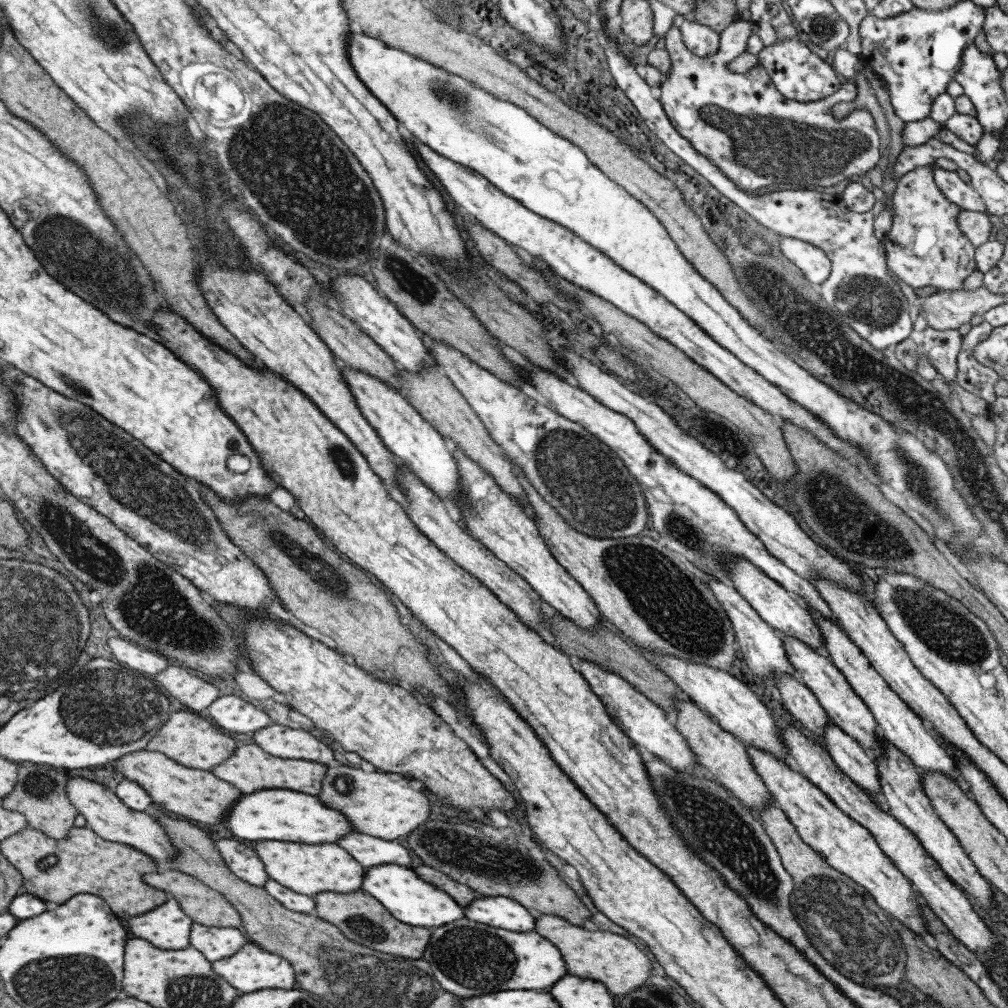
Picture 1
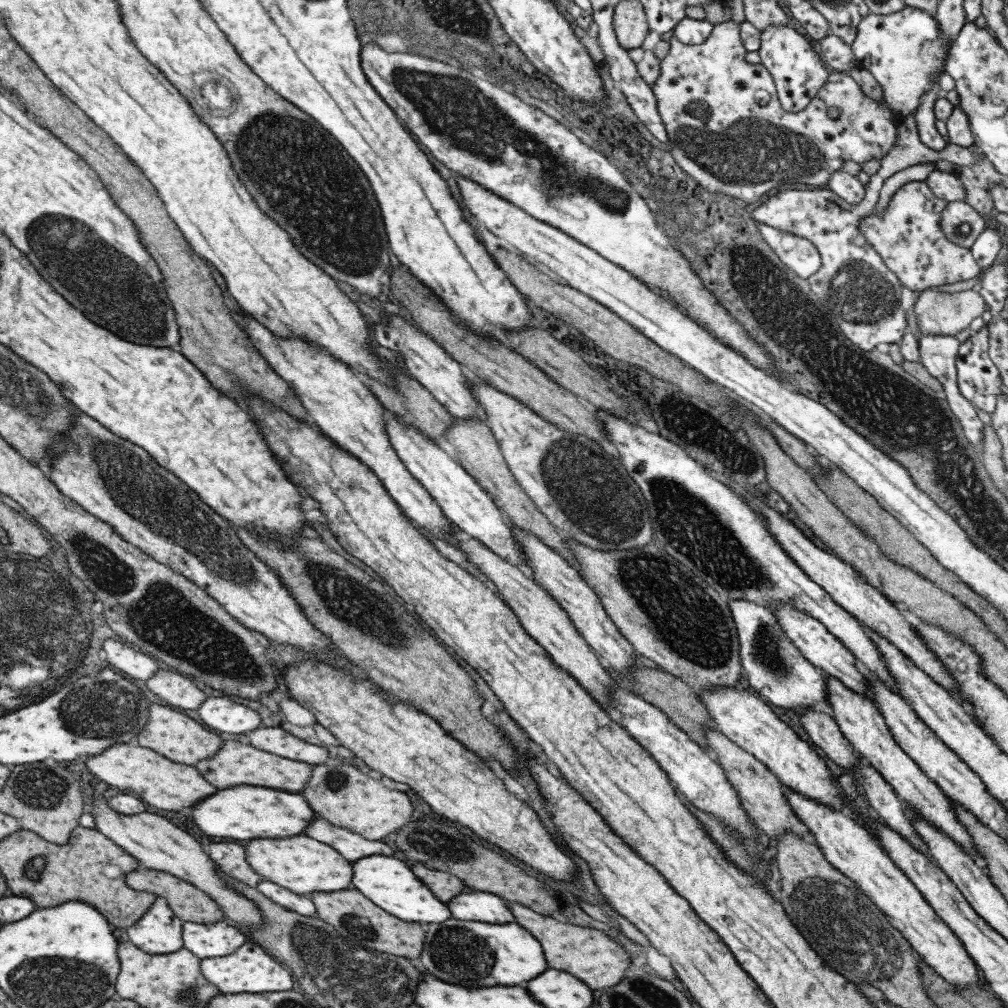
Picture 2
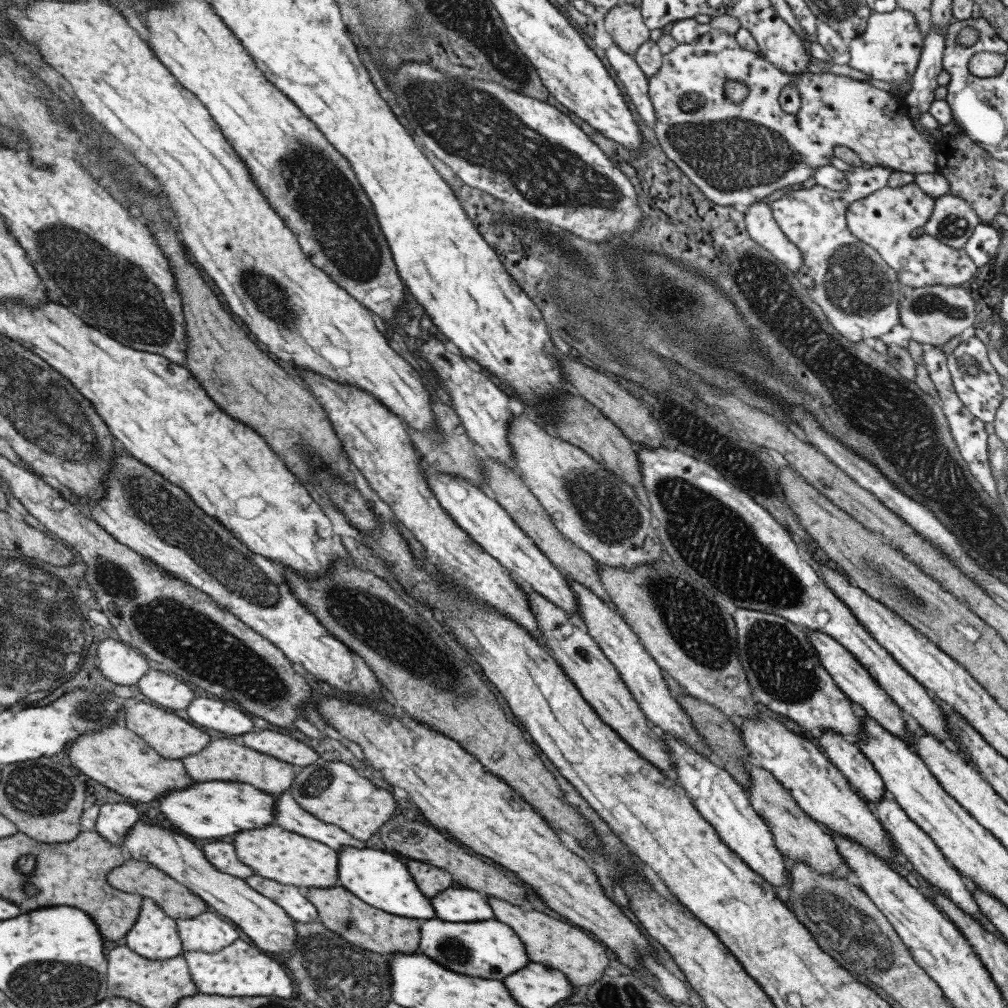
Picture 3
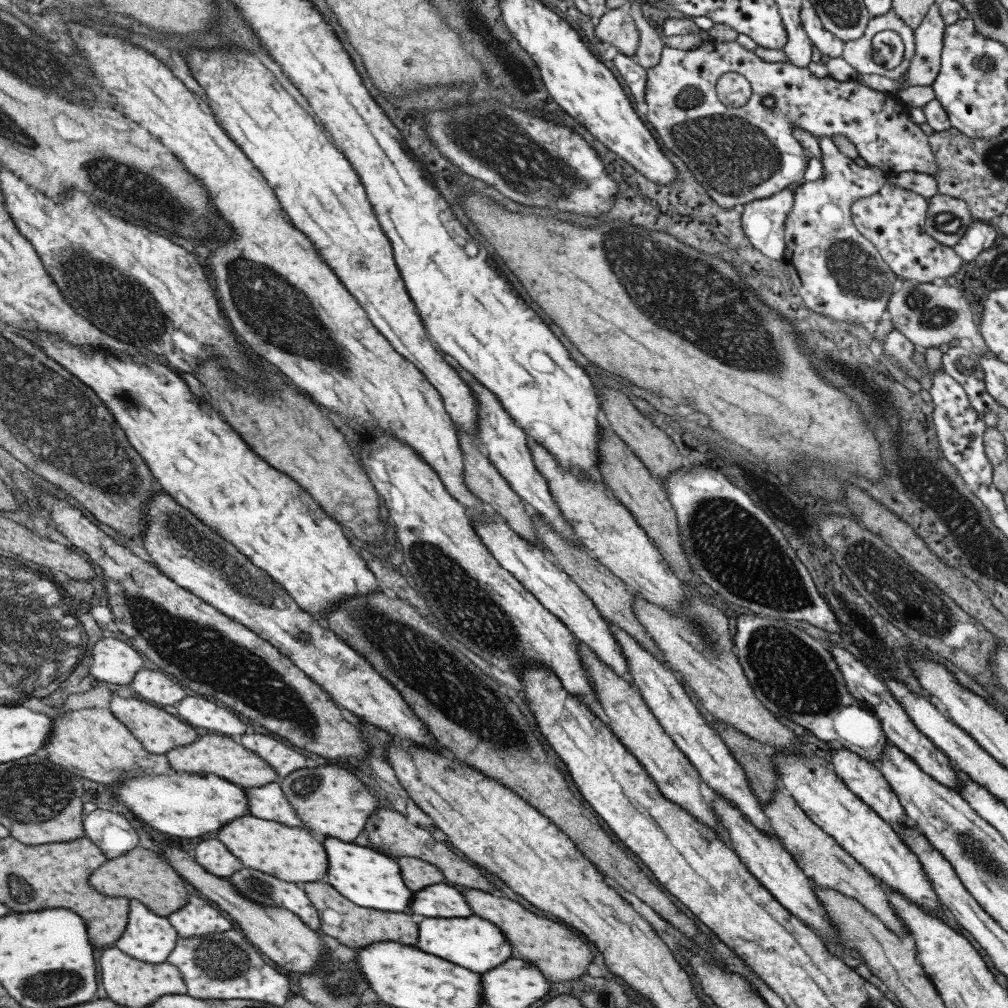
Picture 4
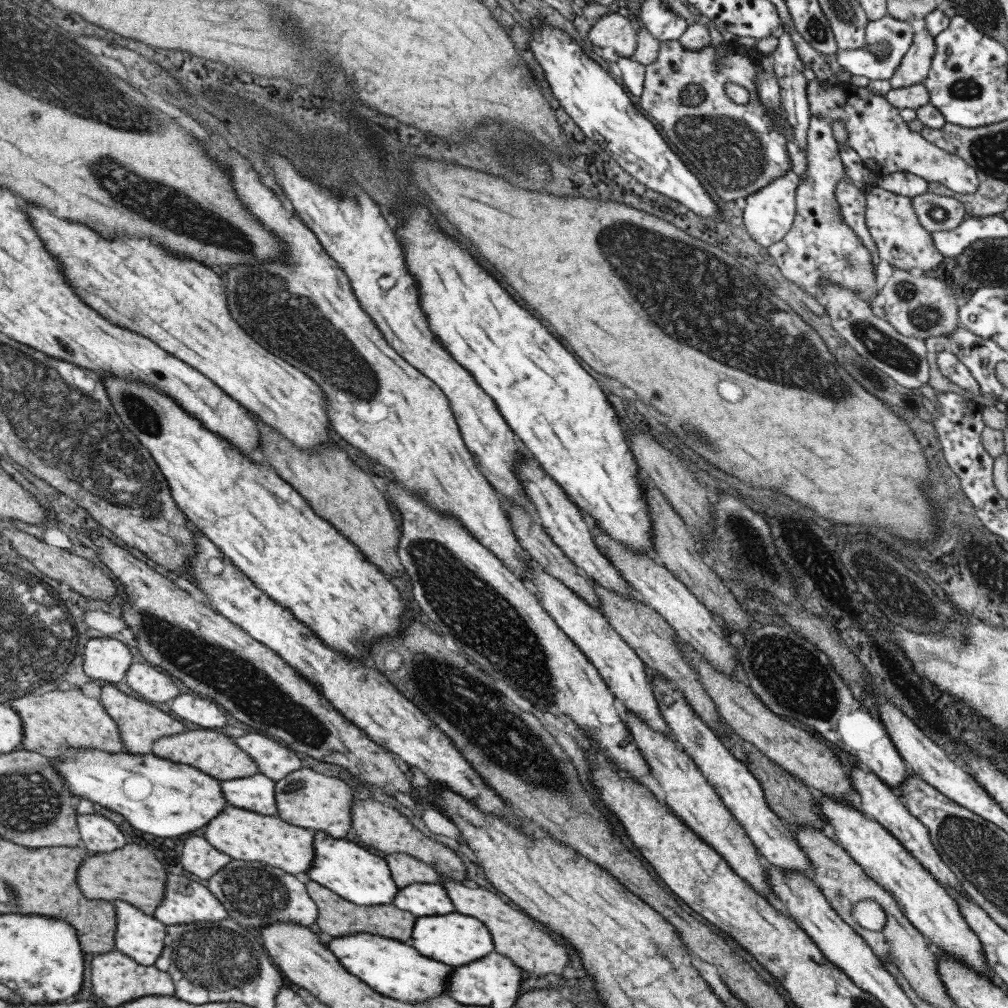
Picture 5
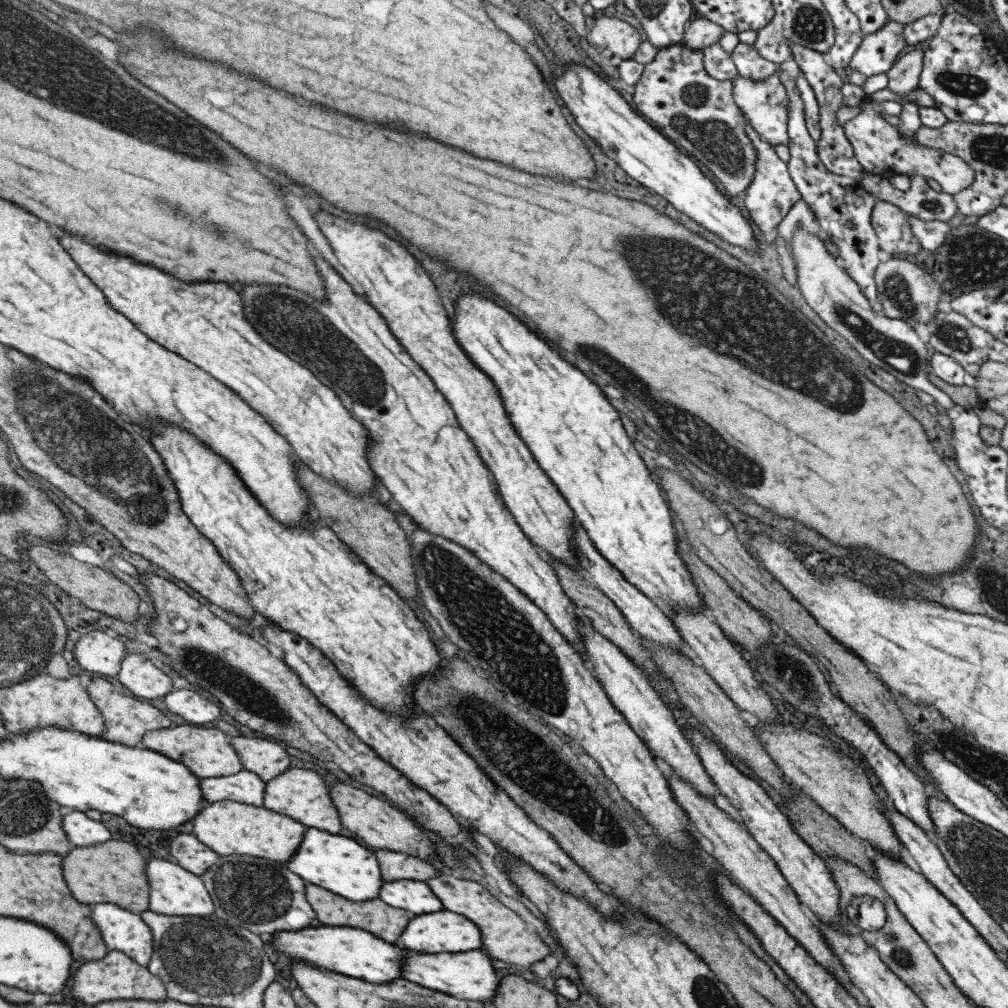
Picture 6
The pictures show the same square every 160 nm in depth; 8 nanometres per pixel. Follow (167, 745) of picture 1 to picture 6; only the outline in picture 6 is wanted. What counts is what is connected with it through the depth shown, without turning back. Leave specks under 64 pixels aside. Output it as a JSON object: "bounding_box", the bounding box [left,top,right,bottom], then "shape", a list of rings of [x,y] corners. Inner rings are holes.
{"bounding_box":[87,678,173,748],"shape":[[[95,678],[87,683],[88,691],[96,705],[100,708],[101,716],[104,719],[104,732],[100,736],[103,740],[117,742],[121,745],[127,745],[131,748],[136,747],[143,741],[143,736],[153,730],[169,728],[173,723],[161,713],[157,708],[149,703],[141,702],[137,698],[121,696],[111,690],[111,684],[105,682],[105,679]]]}

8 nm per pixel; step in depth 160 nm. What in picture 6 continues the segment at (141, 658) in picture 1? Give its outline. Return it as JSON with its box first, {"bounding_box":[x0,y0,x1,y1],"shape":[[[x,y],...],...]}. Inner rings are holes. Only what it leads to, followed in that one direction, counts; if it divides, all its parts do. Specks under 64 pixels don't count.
{"bounding_box":[73,630,125,676],"shape":[[[101,630],[89,631],[76,644],[73,653],[81,668],[105,676],[119,674],[125,650],[119,637],[103,634]]]}

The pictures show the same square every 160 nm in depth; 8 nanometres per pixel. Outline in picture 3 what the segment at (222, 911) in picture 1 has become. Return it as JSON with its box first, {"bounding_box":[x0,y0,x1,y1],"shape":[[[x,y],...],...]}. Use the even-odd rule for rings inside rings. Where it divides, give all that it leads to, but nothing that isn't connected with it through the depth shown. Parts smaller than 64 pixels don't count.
{"bounding_box":[107,857,206,918],"shape":[[[129,857],[125,859],[121,866],[109,871],[107,878],[109,878],[109,884],[113,888],[119,888],[121,892],[141,894],[141,896],[147,896],[147,898],[156,901],[156,904],[169,918],[193,918],[206,911],[206,902],[203,902],[203,899],[200,899],[194,892],[191,892],[164,872],[161,872],[161,869],[155,868],[145,861],[133,860]]]}

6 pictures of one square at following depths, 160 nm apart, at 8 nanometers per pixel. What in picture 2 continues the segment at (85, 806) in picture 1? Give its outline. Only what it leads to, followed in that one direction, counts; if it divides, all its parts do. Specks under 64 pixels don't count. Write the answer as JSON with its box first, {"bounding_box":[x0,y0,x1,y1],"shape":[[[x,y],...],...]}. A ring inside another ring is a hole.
{"bounding_box":[92,796,262,931],"shape":[[[99,796],[92,802],[92,815],[96,820],[96,829],[104,833],[113,844],[121,844],[120,847],[125,848],[126,853],[139,861],[140,868],[166,872],[183,879],[209,895],[225,917],[245,926],[248,931],[260,927],[262,916],[258,908],[216,874],[215,865],[206,855],[200,839],[188,830],[179,830],[179,826],[169,822],[165,814],[146,810],[134,815],[122,815],[109,808],[108,799]]]}

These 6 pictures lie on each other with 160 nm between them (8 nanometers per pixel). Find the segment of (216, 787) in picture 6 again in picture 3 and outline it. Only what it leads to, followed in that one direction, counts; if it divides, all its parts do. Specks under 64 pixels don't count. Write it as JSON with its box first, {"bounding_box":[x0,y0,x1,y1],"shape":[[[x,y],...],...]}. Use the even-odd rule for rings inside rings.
{"bounding_box":[274,791,365,850],"shape":[[[288,791],[274,795],[274,823],[289,832],[295,832],[299,836],[317,840],[333,850],[339,850],[344,846],[353,848],[365,848],[365,841],[354,839],[347,832],[333,825],[321,822],[314,816],[309,816],[293,799]]]}

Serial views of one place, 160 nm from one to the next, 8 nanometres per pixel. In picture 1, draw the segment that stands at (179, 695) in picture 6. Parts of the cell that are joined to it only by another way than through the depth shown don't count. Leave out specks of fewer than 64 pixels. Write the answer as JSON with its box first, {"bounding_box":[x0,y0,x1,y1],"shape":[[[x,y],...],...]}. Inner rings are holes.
{"bounding_box":[207,696,269,732],"shape":[[[219,696],[207,708],[209,718],[227,732],[255,732],[269,724],[269,716],[261,710],[233,696]]]}

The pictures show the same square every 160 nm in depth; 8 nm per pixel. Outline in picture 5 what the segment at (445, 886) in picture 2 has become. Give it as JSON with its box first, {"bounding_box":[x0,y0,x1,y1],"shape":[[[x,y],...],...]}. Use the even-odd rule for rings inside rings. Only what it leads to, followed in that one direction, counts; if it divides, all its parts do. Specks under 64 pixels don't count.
{"bounding_box":[383,852,438,888],"shape":[[[393,852],[383,854],[383,858],[387,860],[391,878],[397,884],[397,888],[403,888],[405,884],[413,884],[413,882],[437,883],[438,872],[412,856]]]}

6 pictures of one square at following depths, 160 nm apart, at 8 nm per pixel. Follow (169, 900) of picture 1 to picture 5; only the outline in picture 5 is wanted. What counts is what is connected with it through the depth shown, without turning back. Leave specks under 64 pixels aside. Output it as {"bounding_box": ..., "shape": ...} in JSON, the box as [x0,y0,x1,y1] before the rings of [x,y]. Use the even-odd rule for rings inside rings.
{"bounding_box":[115,902,166,966],"shape":[[[117,902],[115,949],[136,964],[150,966],[164,949],[166,925],[127,902]]]}

